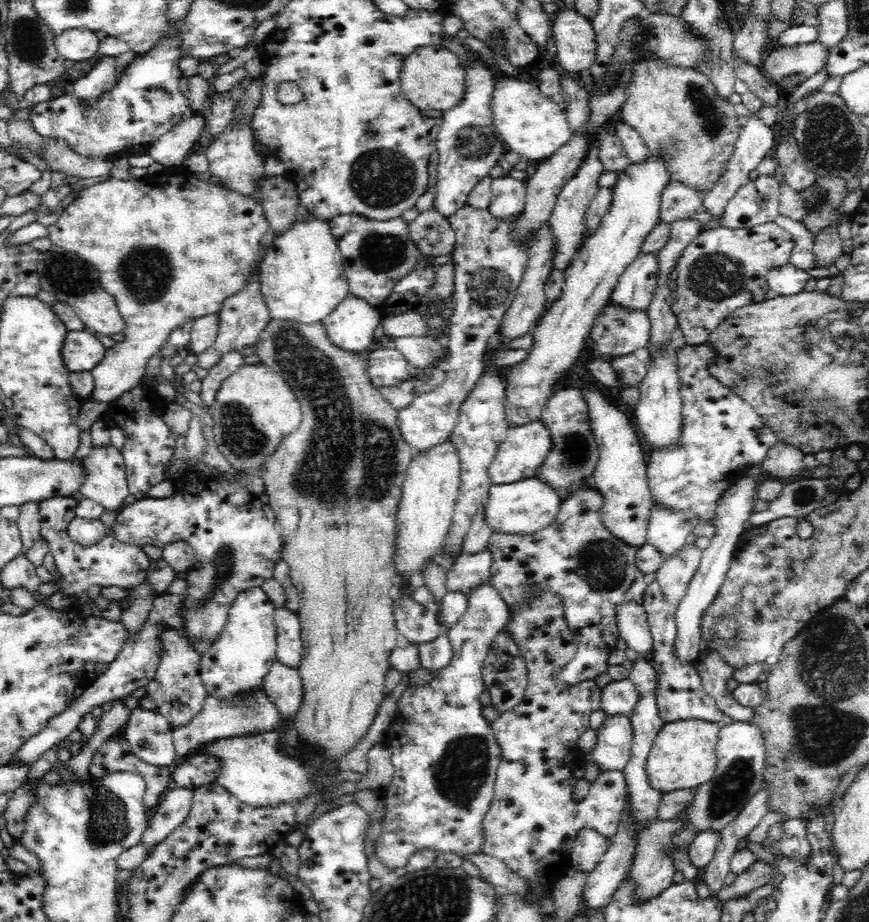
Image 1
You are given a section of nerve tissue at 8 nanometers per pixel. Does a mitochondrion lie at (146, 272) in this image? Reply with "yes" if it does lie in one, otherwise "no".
yes

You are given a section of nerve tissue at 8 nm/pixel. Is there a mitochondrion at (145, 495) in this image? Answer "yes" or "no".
no

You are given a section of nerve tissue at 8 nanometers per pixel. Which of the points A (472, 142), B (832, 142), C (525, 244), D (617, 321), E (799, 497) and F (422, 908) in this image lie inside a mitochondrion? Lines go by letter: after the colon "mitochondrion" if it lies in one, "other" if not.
A: mitochondrion
B: mitochondrion
C: other
D: mitochondrion
E: mitochondrion
F: mitochondrion

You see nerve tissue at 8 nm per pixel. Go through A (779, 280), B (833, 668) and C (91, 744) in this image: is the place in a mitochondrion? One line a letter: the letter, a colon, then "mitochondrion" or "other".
A: other
B: mitochondrion
C: other

